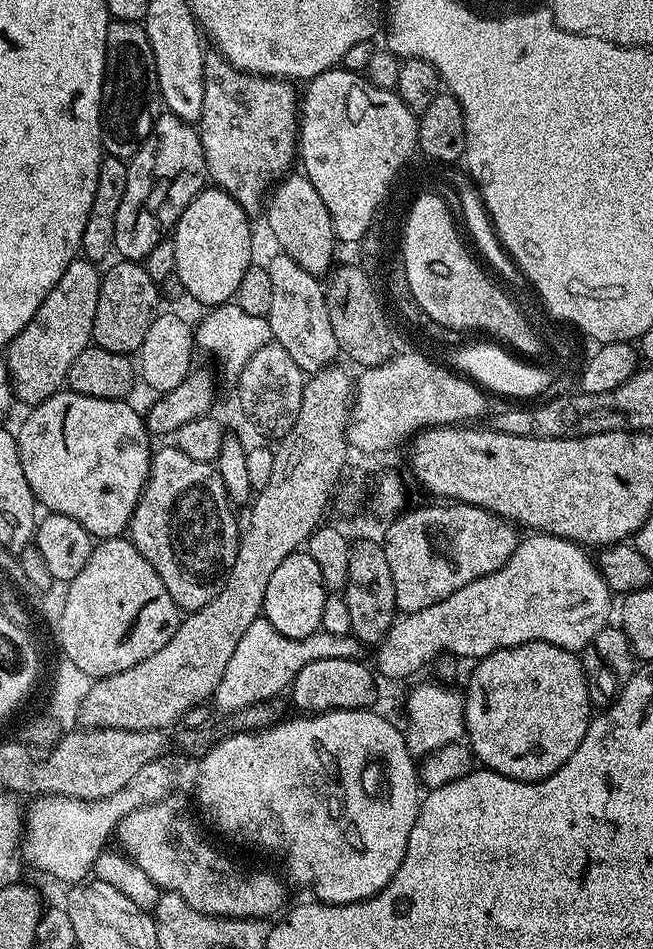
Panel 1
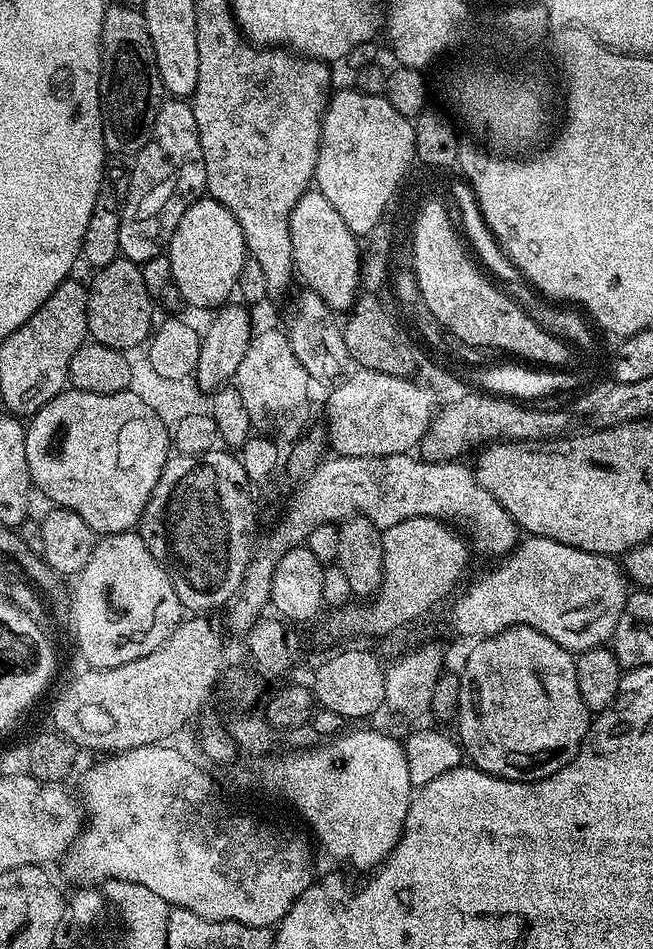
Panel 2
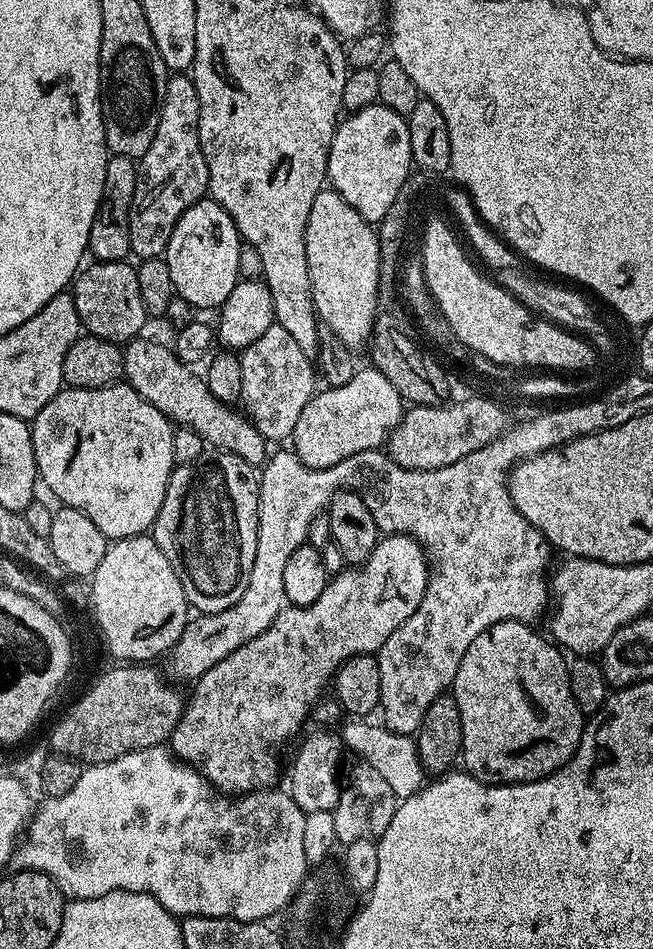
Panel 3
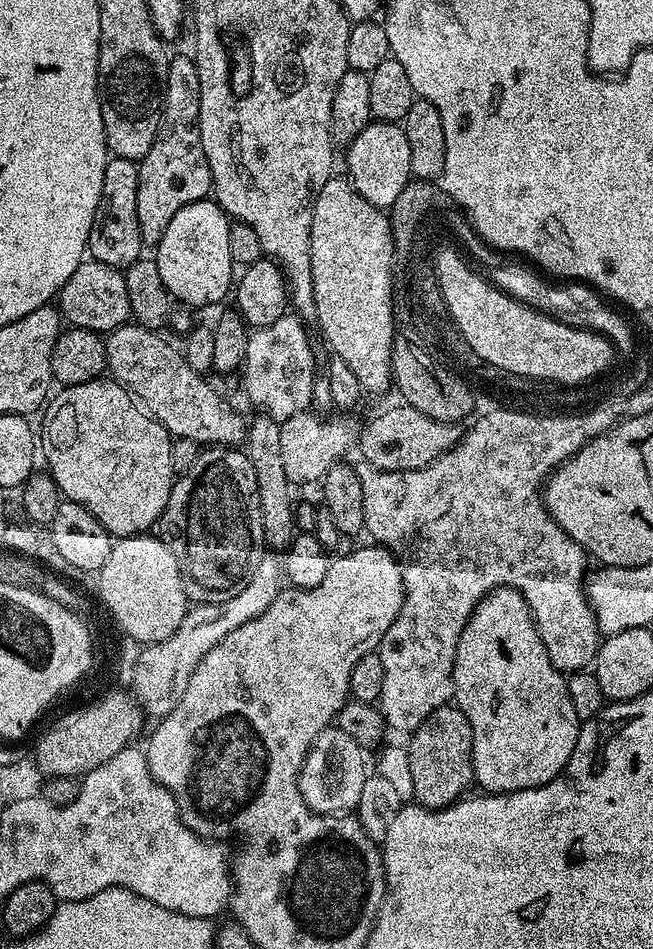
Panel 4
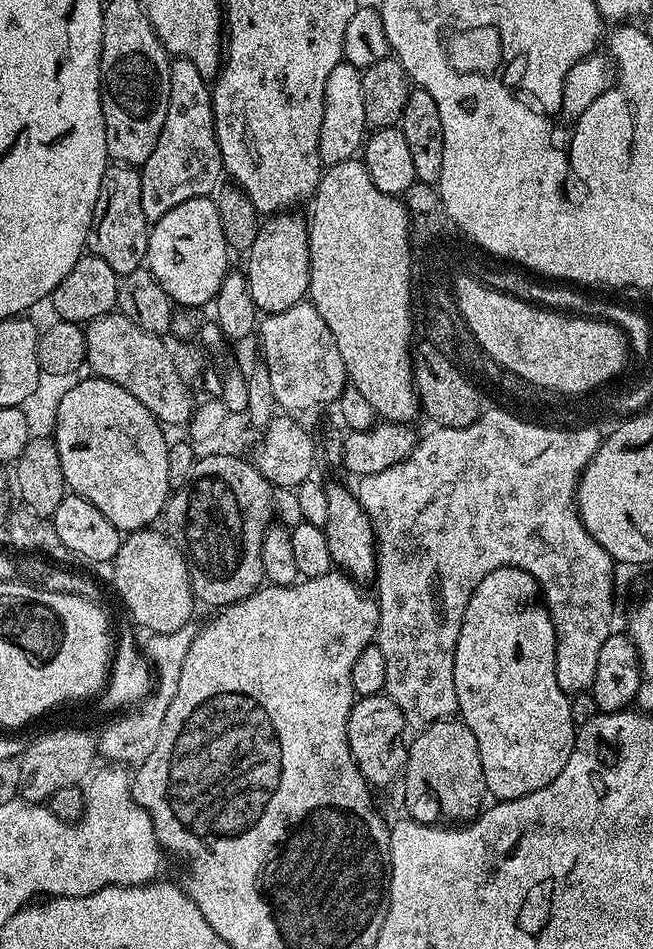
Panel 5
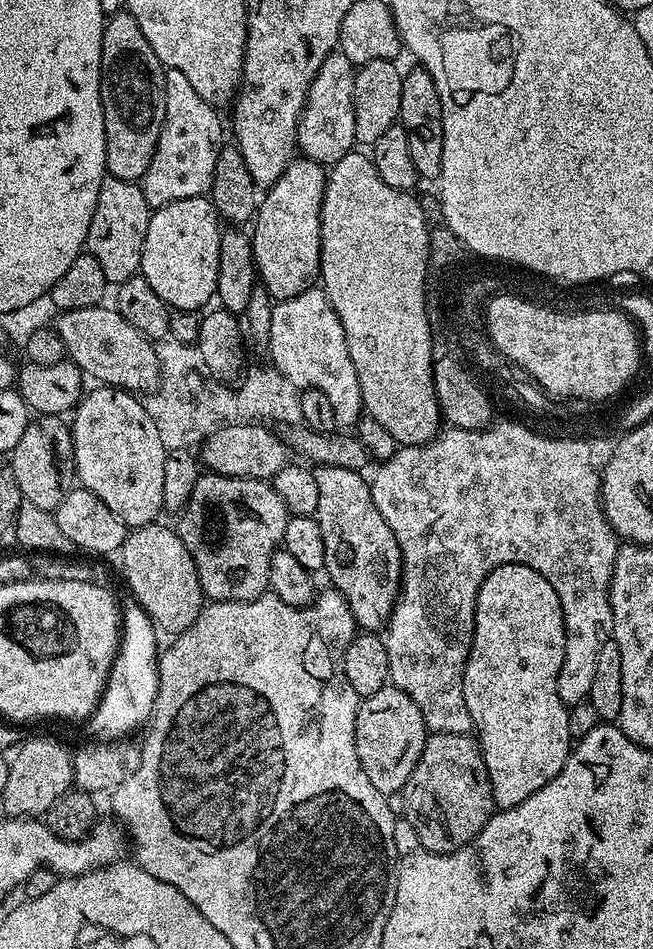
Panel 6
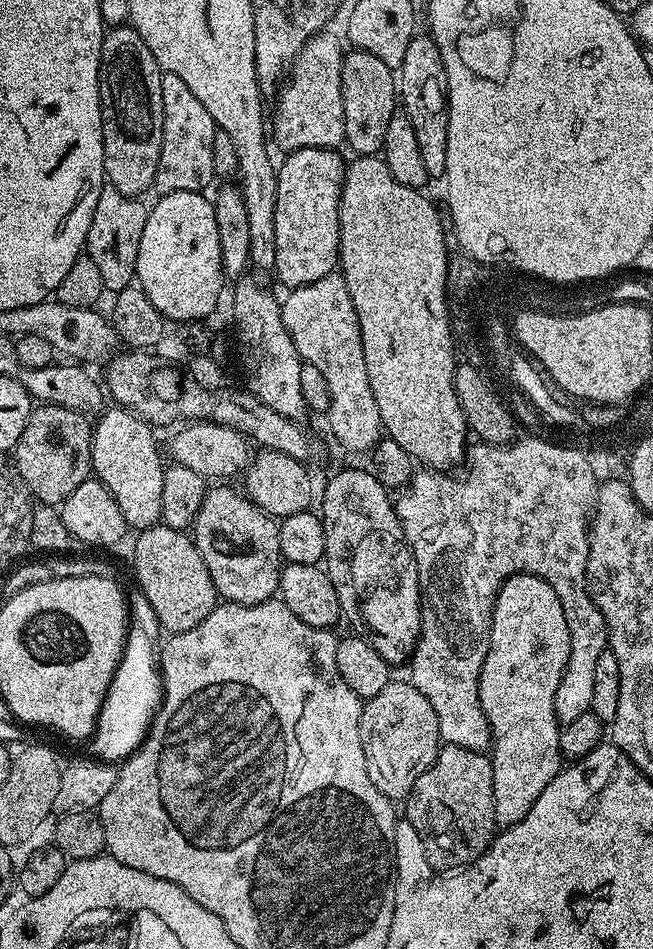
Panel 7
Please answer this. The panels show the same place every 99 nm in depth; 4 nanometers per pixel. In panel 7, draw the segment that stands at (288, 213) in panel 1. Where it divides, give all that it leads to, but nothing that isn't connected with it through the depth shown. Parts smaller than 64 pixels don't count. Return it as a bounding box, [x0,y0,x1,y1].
[338,154,470,470]

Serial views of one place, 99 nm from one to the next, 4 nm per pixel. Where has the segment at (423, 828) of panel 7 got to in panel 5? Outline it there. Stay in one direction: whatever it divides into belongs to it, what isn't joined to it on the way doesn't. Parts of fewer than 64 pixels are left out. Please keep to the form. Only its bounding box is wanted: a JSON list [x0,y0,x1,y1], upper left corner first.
[402,718,488,825]

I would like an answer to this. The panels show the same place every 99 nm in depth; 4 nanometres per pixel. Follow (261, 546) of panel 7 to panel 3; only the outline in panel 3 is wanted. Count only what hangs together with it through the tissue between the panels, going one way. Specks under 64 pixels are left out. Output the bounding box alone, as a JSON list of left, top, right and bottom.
[150,450,259,613]

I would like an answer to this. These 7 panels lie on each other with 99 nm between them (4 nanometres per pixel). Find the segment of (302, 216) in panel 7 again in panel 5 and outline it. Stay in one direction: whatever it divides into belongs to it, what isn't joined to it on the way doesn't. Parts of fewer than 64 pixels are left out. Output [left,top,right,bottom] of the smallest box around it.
[246,210,310,314]

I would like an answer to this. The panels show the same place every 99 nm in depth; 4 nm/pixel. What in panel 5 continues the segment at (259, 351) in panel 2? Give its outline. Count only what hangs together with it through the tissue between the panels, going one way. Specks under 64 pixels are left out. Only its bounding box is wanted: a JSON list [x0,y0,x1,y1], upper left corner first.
[258,302,349,414]

